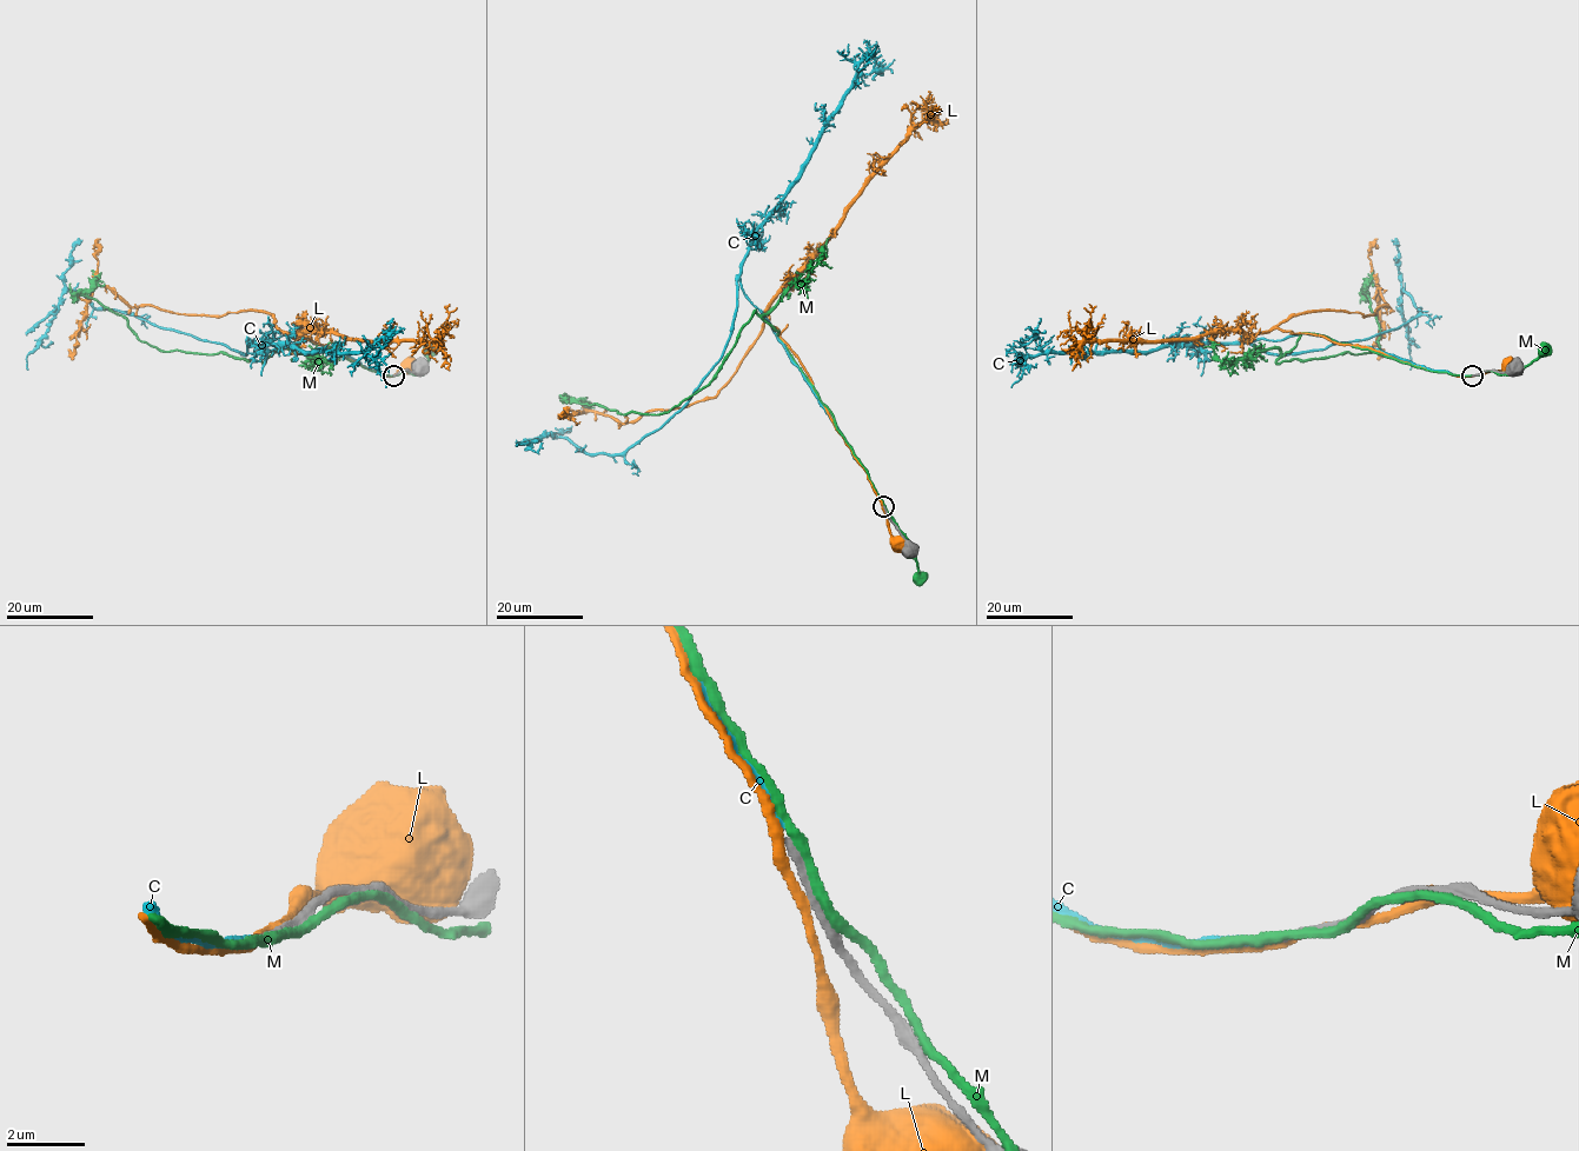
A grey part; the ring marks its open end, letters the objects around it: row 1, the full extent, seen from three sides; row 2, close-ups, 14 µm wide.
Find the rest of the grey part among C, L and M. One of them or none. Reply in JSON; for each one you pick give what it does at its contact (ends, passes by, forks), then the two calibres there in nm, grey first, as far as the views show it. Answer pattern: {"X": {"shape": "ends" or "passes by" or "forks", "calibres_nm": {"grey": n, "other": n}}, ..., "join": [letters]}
{"C": {"shape": "ends", "calibres_nm": {"grey": 220, "other": 240}}, "join": ["C"]}

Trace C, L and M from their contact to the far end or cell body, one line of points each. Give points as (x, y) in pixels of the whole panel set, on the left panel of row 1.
C: (392, 374), (291, 333), (250, 341), (244, 354), (98, 308), (77, 291), (62, 295), (27, 370)
L: (395, 374), (409, 367)
M: (396, 373), (373, 372), (292, 332), (264, 363), (220, 352), (160, 351), (87, 294), (92, 271)

